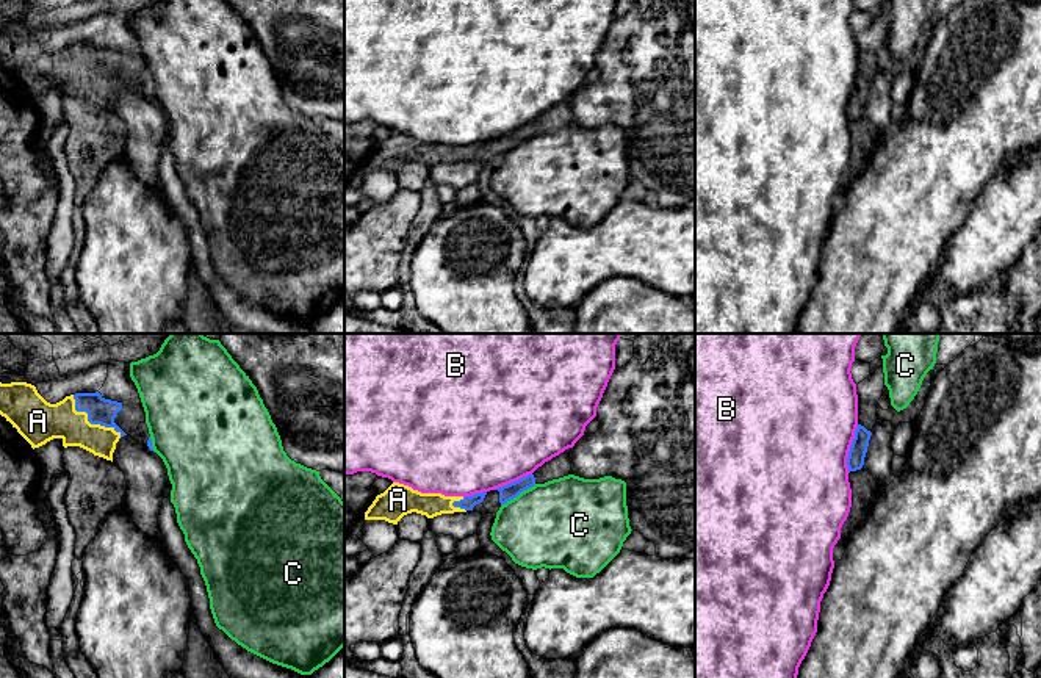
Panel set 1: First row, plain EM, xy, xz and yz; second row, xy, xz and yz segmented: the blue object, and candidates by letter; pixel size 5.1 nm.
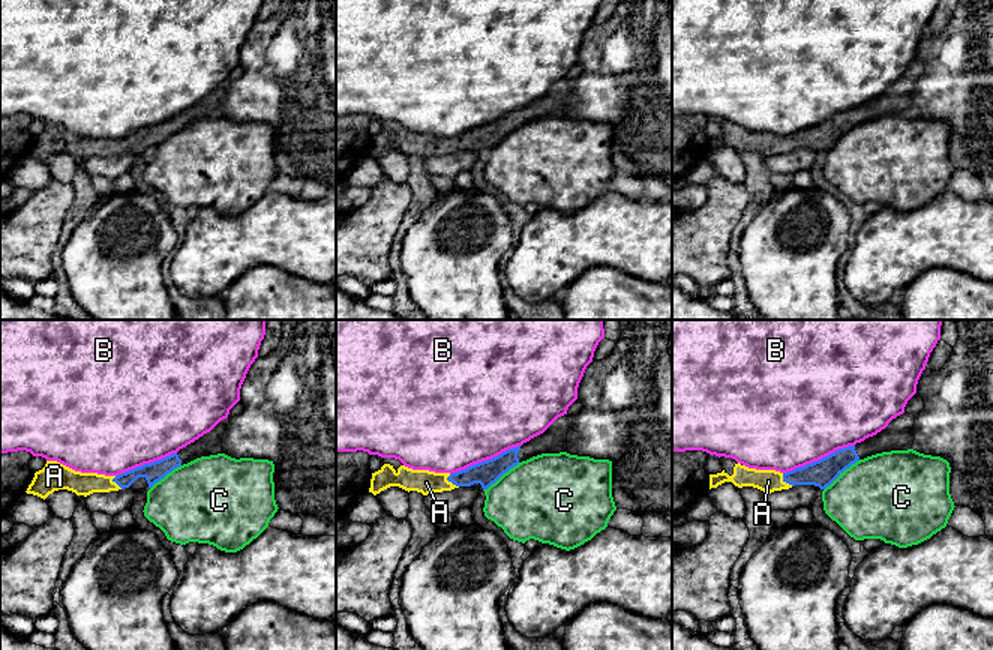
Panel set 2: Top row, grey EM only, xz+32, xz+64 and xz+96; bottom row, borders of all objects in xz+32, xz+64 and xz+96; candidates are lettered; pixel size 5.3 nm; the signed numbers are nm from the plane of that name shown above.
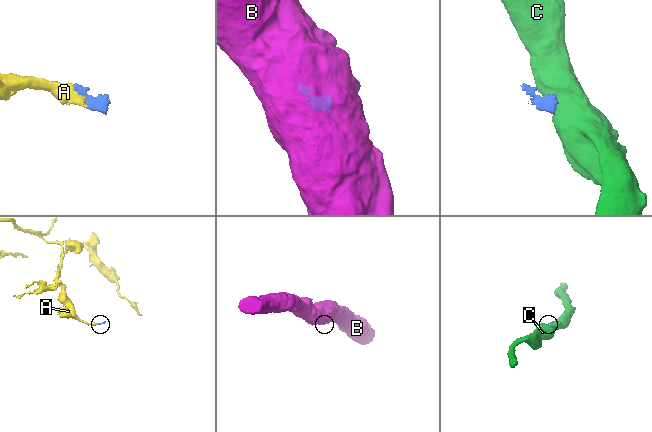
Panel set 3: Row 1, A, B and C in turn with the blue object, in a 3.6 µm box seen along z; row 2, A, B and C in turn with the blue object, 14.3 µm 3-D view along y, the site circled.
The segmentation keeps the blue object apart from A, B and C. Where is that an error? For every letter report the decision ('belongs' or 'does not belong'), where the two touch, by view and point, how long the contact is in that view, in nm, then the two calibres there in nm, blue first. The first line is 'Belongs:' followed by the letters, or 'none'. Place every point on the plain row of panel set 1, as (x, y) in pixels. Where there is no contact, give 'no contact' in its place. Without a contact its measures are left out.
Belongs: A
A: belongs | xy (90, 71) | 340 nm | 140/220 nm
B: does not belong | yz (850, 97) | 260 nm | 90/500 nm
C: does not belong | xz (518, 143) | 220 nm | 80/440 nm

